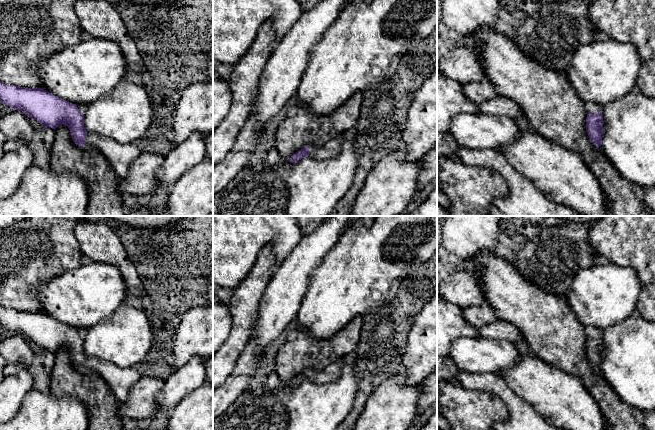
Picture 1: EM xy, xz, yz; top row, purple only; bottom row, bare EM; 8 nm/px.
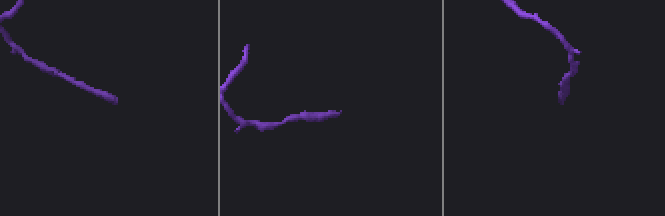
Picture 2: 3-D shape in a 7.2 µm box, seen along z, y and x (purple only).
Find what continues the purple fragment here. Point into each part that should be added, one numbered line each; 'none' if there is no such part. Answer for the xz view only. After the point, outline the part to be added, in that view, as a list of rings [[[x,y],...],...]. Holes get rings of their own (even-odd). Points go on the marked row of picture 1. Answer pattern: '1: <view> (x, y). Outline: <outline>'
1: xz (331, 149). Outline: [[[345,133],[328,141],[321,147],[309,146],[309,157],[315,160],[324,160],[338,157],[339,153],[343,149],[343,141],[349,137],[350,134]]]

